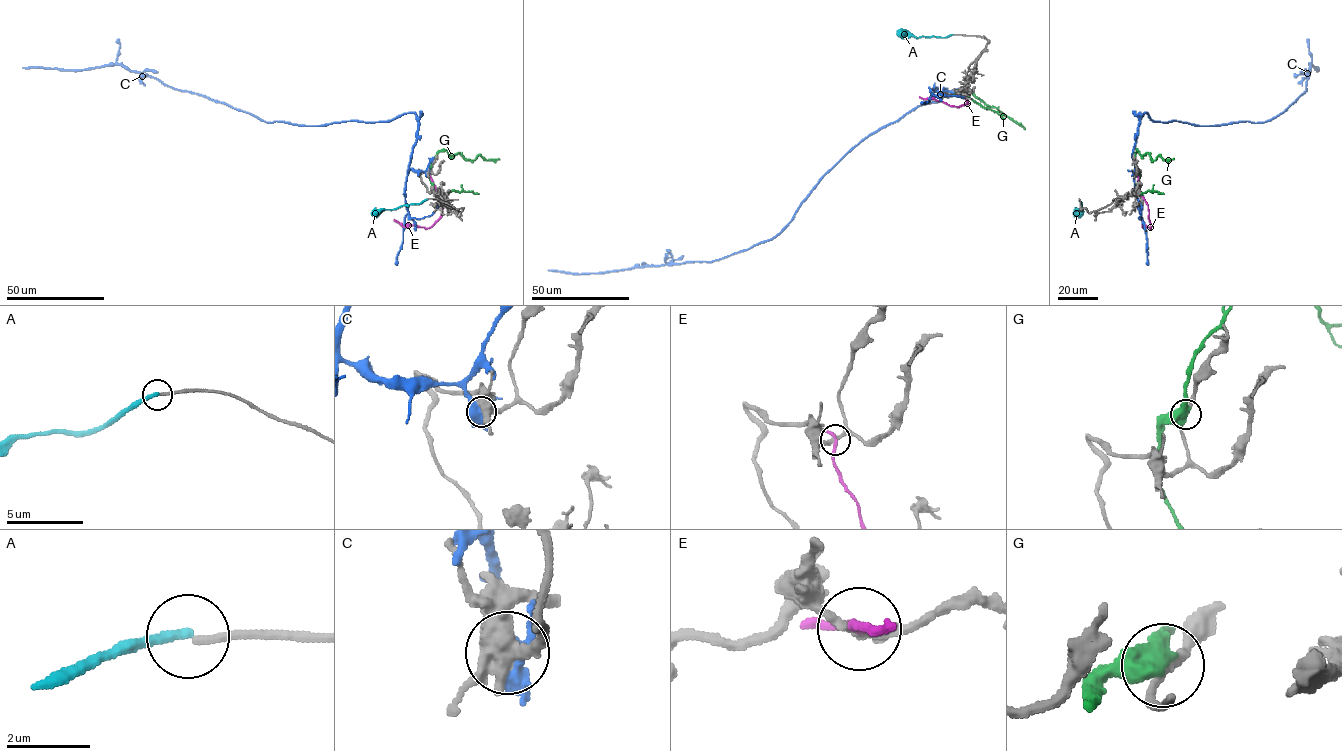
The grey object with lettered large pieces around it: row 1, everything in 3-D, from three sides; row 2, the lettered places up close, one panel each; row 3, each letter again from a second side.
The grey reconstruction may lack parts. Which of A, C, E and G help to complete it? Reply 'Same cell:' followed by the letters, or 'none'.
Same cell: none

